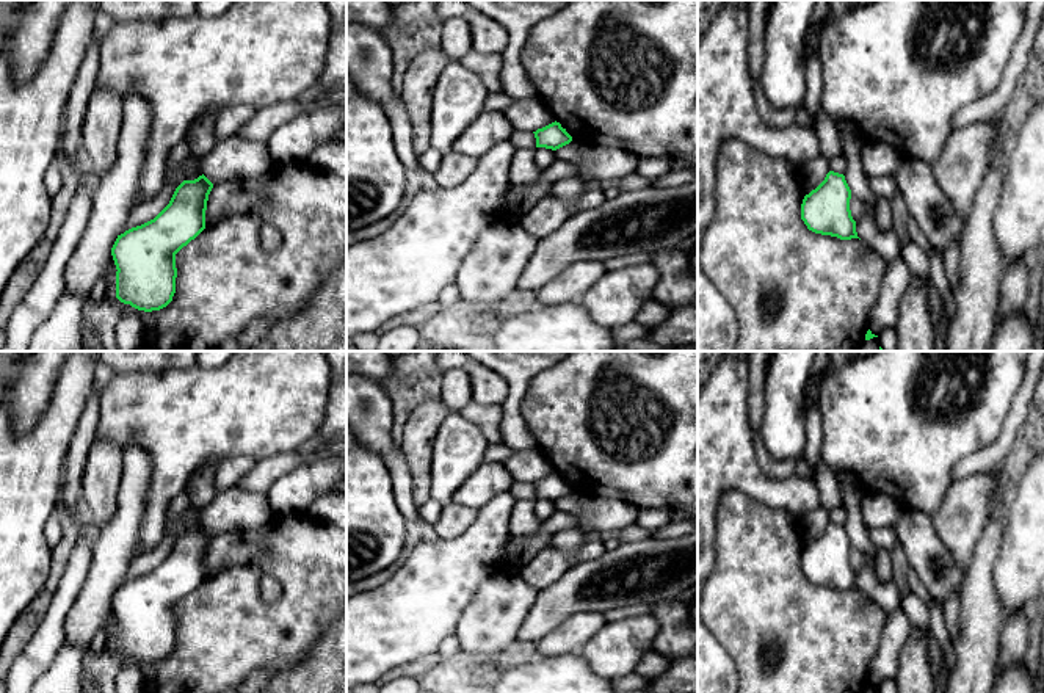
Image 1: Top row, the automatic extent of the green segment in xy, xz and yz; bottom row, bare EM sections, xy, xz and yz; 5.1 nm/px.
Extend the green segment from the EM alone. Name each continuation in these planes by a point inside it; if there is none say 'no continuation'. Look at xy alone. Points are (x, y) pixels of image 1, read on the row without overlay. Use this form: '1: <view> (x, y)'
no continuation

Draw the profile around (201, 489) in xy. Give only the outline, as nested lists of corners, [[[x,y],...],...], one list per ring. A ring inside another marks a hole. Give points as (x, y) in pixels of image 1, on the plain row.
[[[216,459],[207,461],[201,469],[198,469],[188,484],[187,484],[187,492],[190,495],[191,502],[191,510],[194,511],[196,517],[194,521],[185,528],[185,532],[194,532],[199,527],[202,527],[199,521],[199,511],[205,506],[208,506],[216,494],[215,484],[213,484],[213,477],[215,477],[215,467],[216,467]]]

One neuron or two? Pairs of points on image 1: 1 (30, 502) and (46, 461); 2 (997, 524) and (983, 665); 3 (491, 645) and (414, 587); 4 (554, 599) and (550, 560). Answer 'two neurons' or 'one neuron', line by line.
1: one neuron
2: one neuron
3: two neurons
4: two neurons

